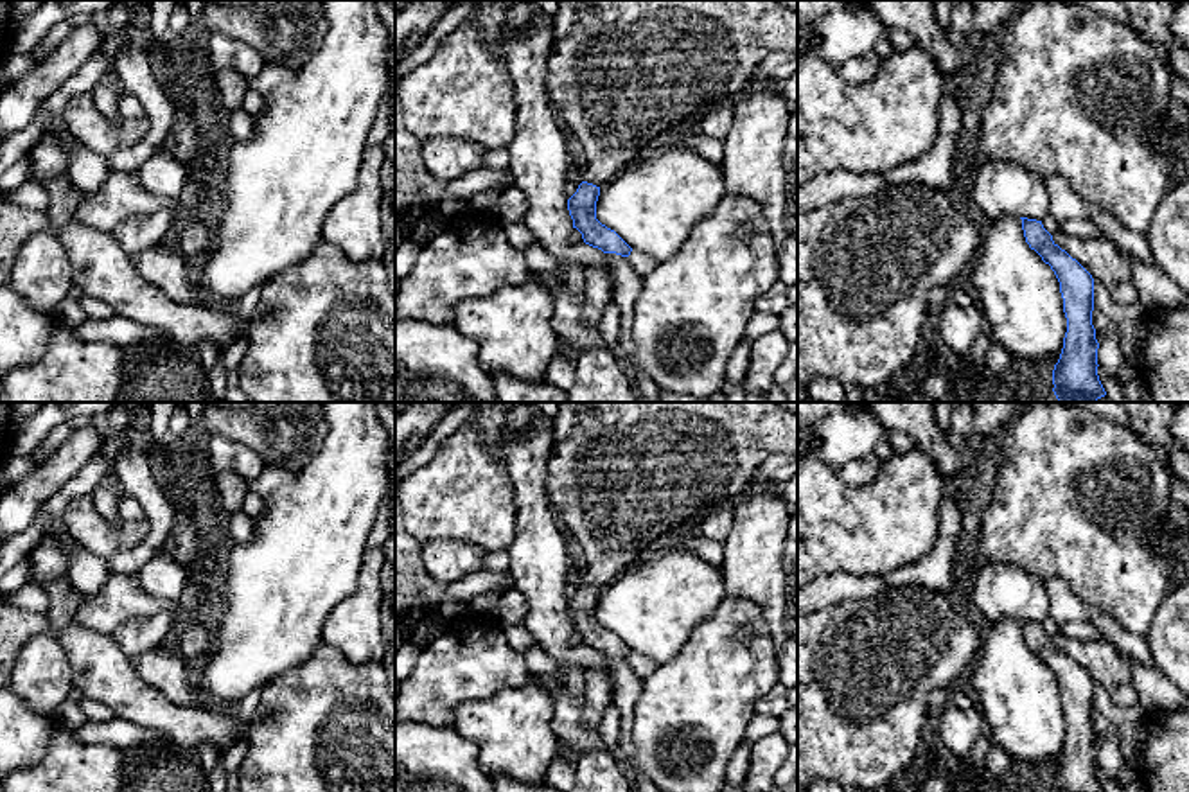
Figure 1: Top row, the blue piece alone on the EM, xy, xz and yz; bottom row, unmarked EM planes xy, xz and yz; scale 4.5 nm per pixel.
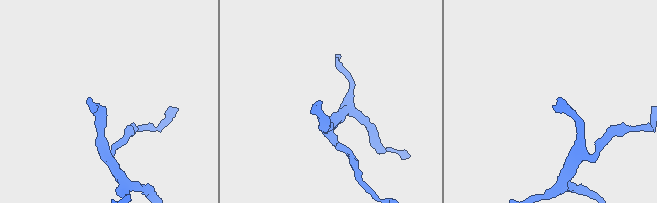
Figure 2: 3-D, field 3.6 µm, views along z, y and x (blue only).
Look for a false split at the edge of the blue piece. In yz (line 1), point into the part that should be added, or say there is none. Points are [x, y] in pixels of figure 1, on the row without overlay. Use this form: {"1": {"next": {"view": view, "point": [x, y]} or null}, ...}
{"1": {"next": null}}

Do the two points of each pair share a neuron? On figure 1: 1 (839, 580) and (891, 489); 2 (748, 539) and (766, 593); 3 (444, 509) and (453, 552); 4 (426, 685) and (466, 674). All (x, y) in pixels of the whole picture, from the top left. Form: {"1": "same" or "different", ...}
{"1": "different", "2": "same", "3": "different", "4": "same"}

